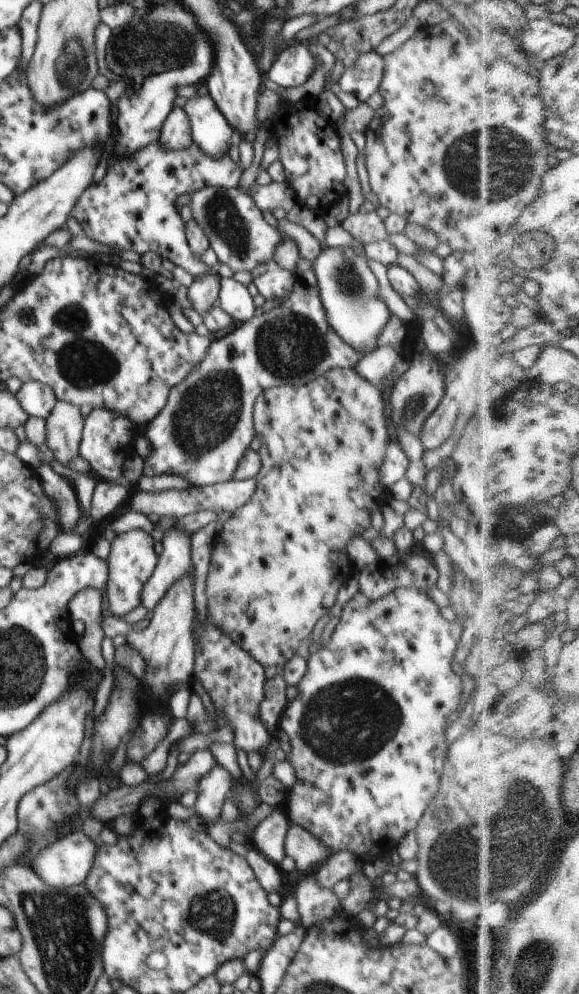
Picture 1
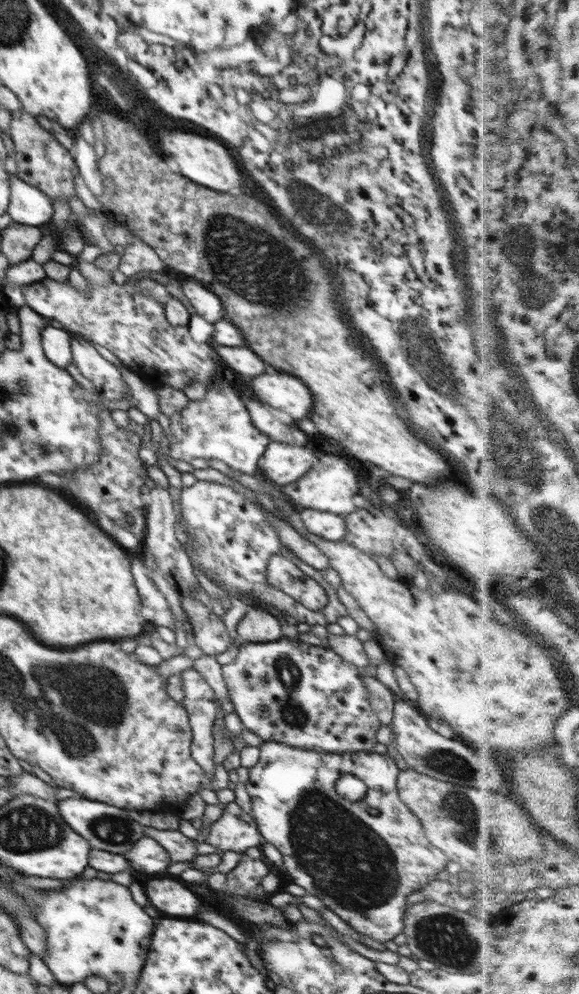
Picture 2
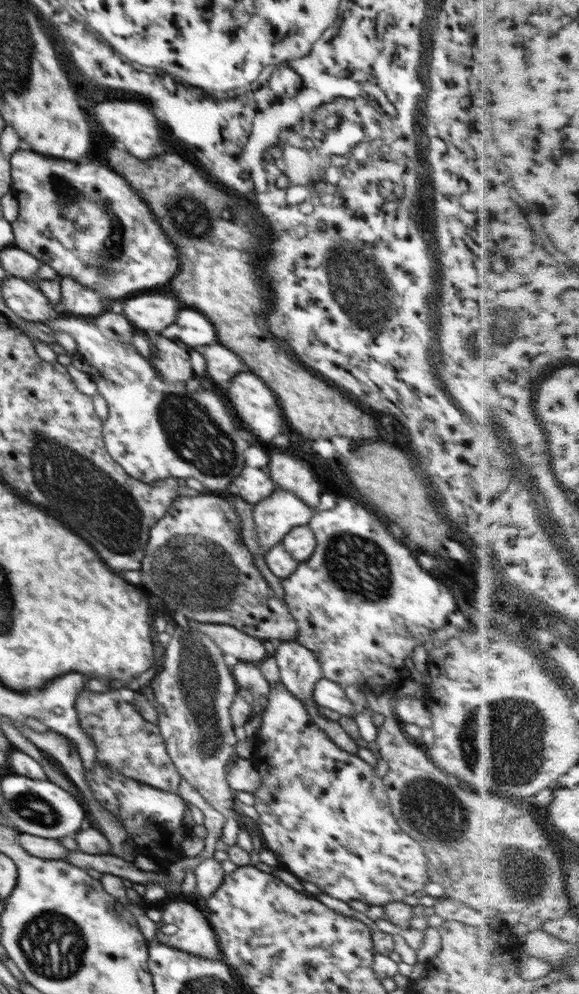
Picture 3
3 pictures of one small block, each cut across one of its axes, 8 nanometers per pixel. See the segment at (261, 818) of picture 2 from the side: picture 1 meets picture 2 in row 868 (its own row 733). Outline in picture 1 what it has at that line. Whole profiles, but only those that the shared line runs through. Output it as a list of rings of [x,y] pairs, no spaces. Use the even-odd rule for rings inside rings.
[[[398,587],[377,601],[368,600],[359,590],[342,606],[339,622],[330,636],[330,642],[326,646],[315,646],[312,650],[307,659],[305,674],[297,686],[298,694],[285,708],[279,722],[281,732],[289,736],[292,745],[290,763],[298,777],[296,784],[289,789],[284,804],[285,814],[290,823],[303,826],[329,846],[333,852],[354,853],[362,865],[376,860],[377,857],[390,855],[392,850],[398,848],[400,840],[417,827],[419,820],[438,794],[443,763],[447,756],[449,738],[452,735],[444,728],[457,727],[458,719],[465,715],[462,710],[464,686],[460,676],[456,676],[454,671],[460,657],[457,651],[458,644],[465,634],[464,622],[454,617],[450,619],[445,617],[428,593],[419,588]]]

